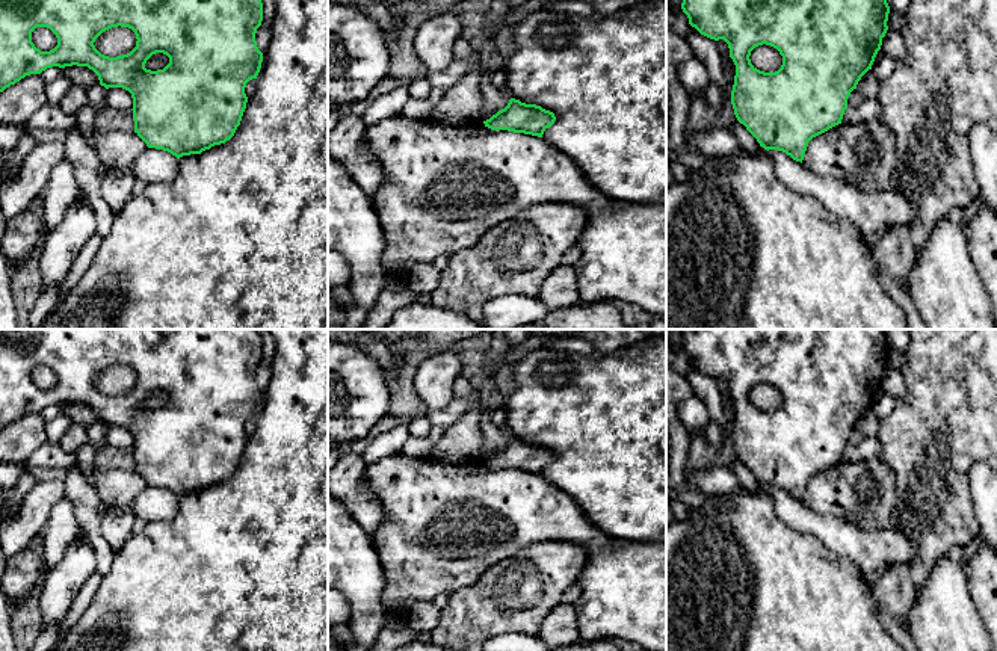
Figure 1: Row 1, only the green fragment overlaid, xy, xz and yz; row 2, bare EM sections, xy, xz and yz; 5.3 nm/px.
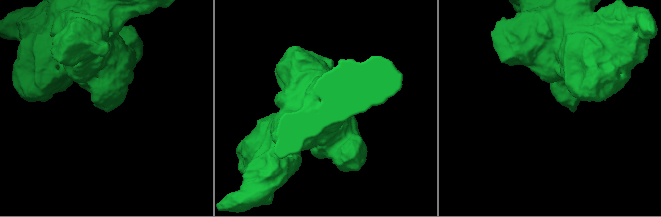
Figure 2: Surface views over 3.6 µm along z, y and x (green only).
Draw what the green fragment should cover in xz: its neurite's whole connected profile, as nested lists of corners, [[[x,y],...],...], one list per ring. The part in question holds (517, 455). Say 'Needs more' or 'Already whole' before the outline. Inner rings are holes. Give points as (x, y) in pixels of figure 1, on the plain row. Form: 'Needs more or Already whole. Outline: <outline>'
Already whole. Outline: [[[511,437],[508,444],[483,459],[491,468],[508,468],[542,476],[544,470],[556,459],[553,450],[536,443],[526,443]]]

